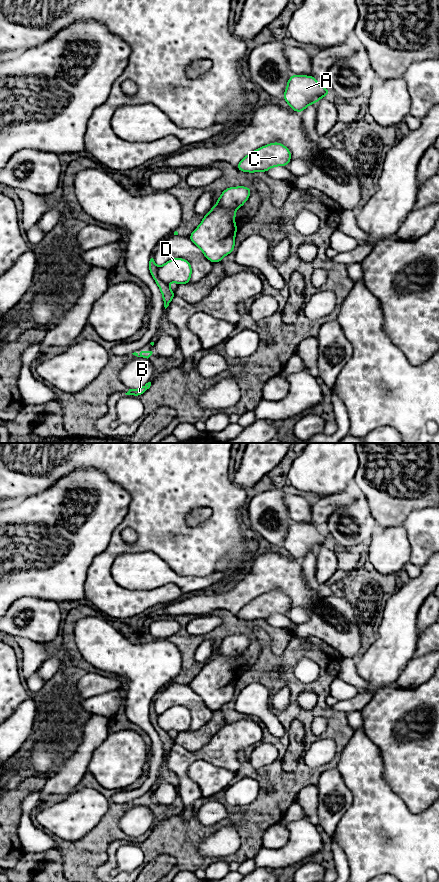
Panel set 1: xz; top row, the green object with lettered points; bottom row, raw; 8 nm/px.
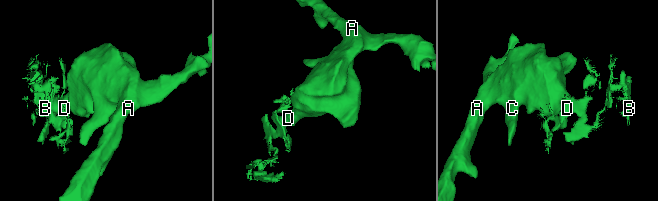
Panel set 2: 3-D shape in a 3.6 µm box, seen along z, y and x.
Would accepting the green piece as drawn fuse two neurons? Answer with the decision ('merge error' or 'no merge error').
merge error

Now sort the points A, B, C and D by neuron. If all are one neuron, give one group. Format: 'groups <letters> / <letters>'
groups A C D / B

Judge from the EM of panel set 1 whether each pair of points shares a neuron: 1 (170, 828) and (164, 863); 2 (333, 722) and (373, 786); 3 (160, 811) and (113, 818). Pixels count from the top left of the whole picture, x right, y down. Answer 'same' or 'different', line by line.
1: different
2: different
3: same

